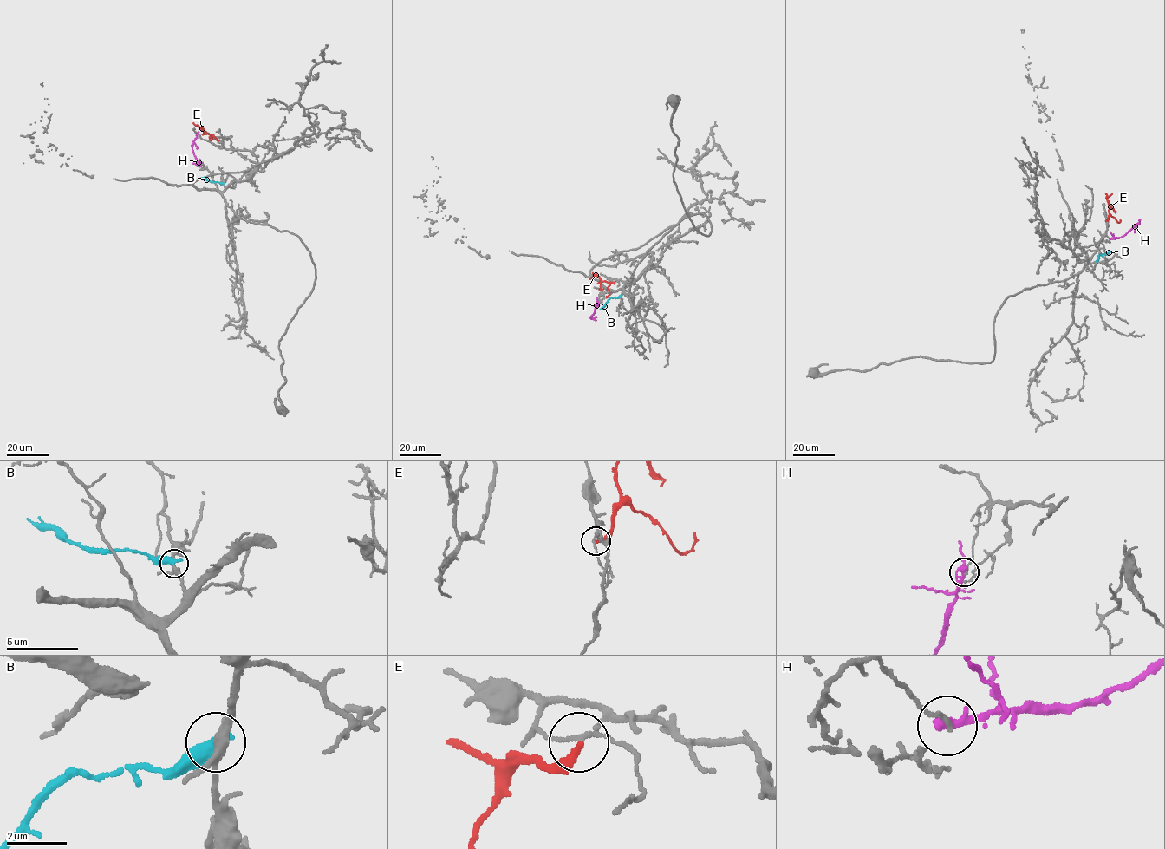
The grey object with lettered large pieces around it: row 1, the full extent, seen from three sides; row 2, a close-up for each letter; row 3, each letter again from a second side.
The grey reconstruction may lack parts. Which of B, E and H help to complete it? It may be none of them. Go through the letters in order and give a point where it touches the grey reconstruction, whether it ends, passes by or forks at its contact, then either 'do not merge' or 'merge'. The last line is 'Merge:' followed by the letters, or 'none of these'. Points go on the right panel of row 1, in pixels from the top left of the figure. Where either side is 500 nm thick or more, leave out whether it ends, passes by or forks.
B: contact (1096, 261); it ends; do not merge
E: contact (1106, 220); it ends; do not merge
H: contact (1110, 238); it ends; do not merge
Merge: none of these

